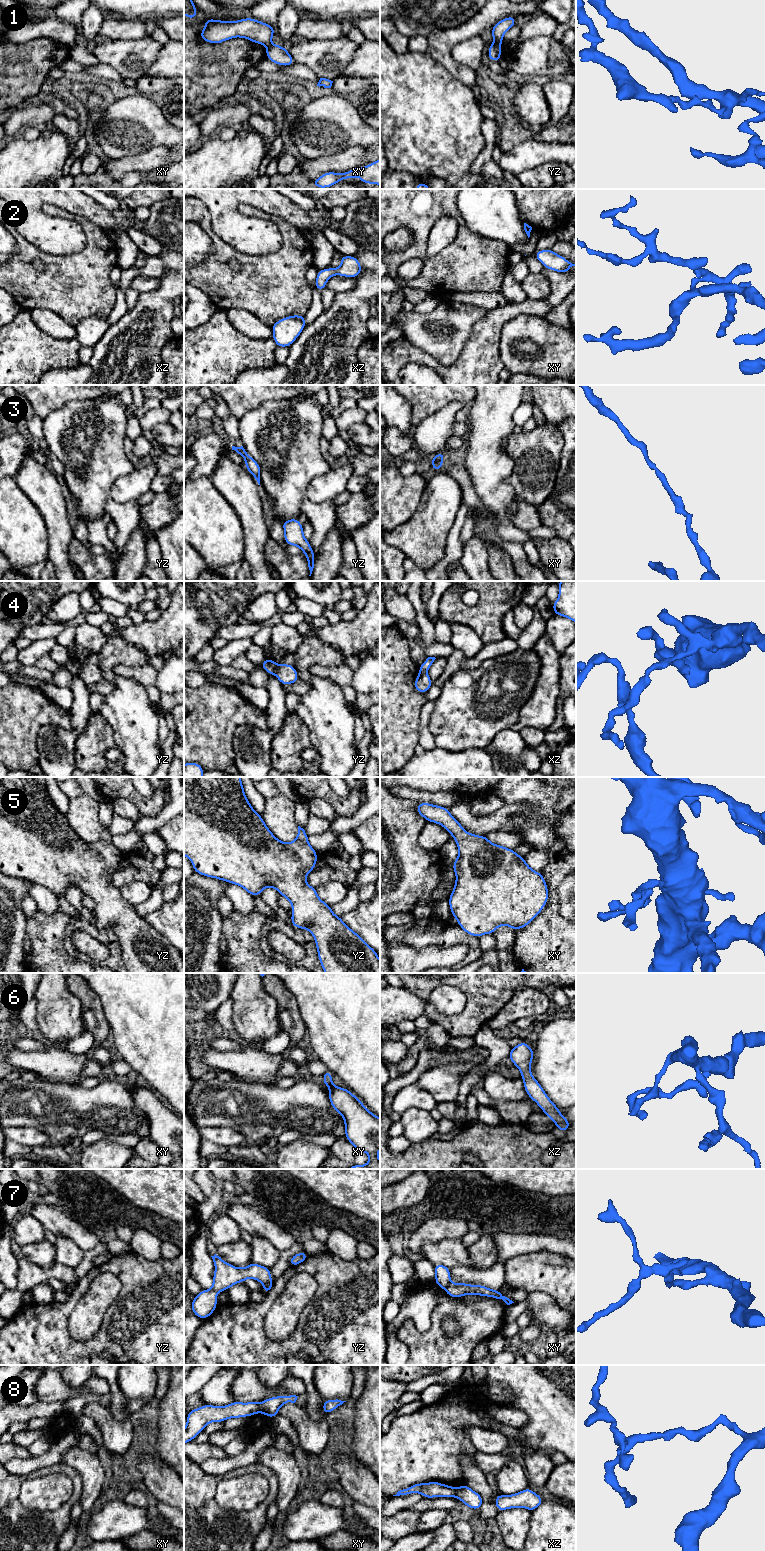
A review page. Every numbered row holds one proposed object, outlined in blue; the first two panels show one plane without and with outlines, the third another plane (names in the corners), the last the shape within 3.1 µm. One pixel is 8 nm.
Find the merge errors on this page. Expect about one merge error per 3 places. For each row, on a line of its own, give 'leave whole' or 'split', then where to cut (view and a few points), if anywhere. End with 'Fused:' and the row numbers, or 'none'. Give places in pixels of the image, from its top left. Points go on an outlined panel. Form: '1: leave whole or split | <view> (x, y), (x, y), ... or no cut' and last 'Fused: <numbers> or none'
1: split | yz (494, 42), (499, 44)
2: leave whole | no cut
3: leave whole | no cut
4: split | yz (277, 665), (273, 673)
5: leave whole | no cut
6: leave whole | no cut
7: split | yz (272, 1281), (264, 1286)
8: split | xy (260, 1404), (259, 1411)
Fused: 1, 4, 7, 8

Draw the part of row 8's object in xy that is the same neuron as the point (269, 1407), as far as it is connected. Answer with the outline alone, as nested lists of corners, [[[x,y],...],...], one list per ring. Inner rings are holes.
[[[290,1395],[290,1396],[275,1396],[265,1399],[259,1405],[260,1412],[273,1419],[275,1416],[278,1415],[278,1410],[283,1404],[288,1402],[295,1403],[297,1397],[298,1396],[296,1395]]]

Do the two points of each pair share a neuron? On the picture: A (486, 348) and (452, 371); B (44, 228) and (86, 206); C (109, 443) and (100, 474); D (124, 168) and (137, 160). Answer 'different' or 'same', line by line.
A: same
B: same
C: same
D: same

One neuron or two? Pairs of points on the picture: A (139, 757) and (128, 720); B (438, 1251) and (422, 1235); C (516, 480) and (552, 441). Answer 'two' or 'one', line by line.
A: one
B: two
C: one

